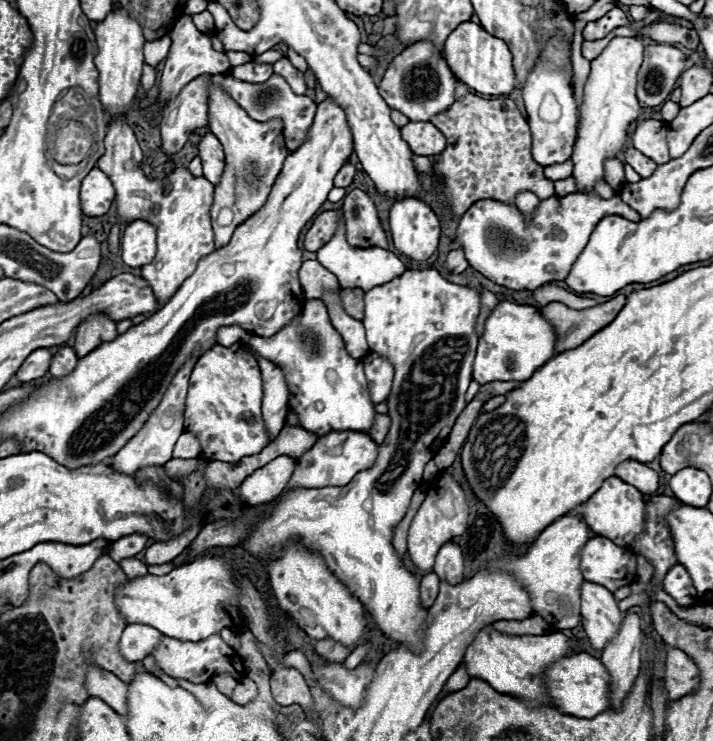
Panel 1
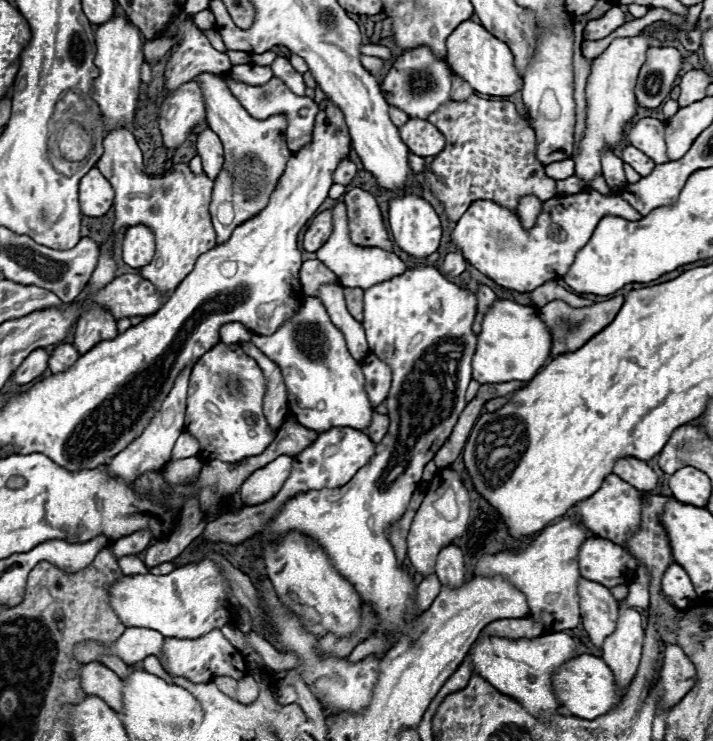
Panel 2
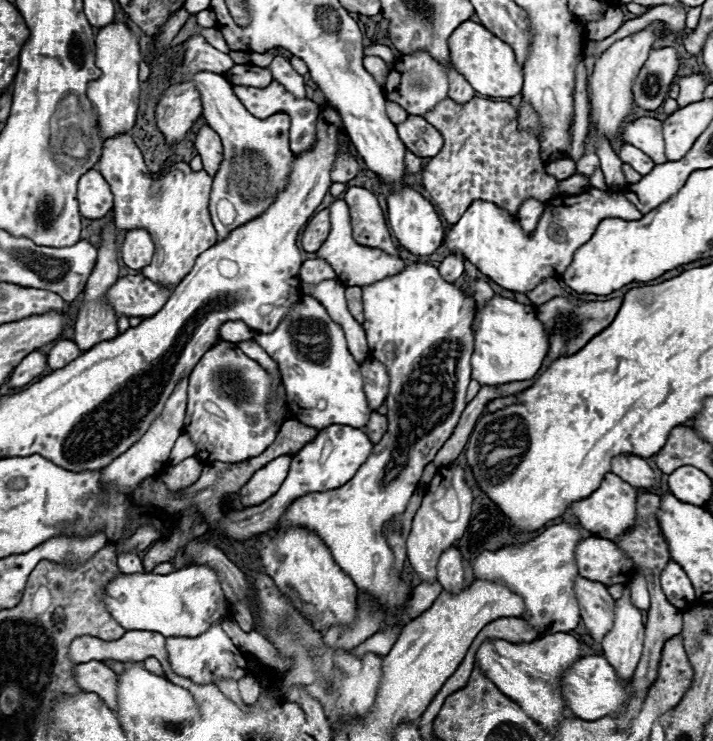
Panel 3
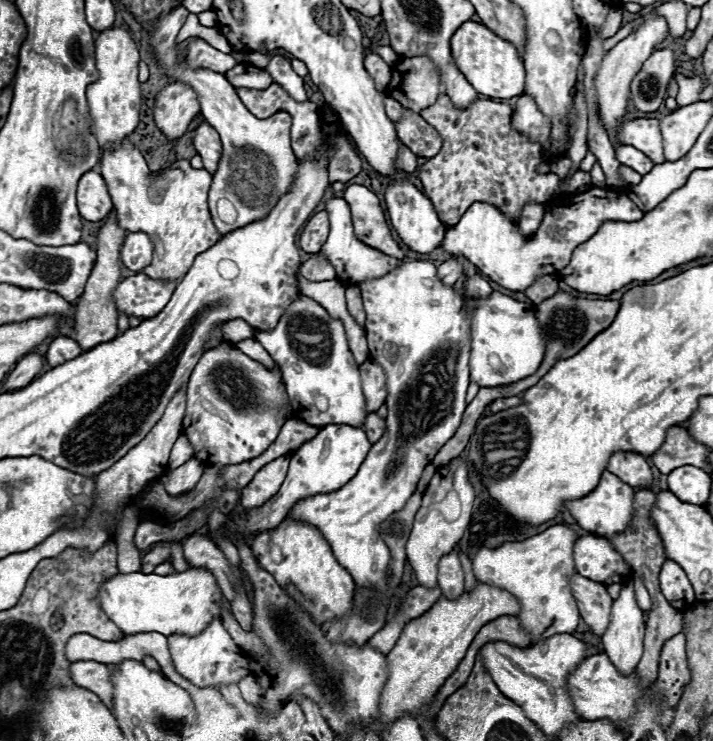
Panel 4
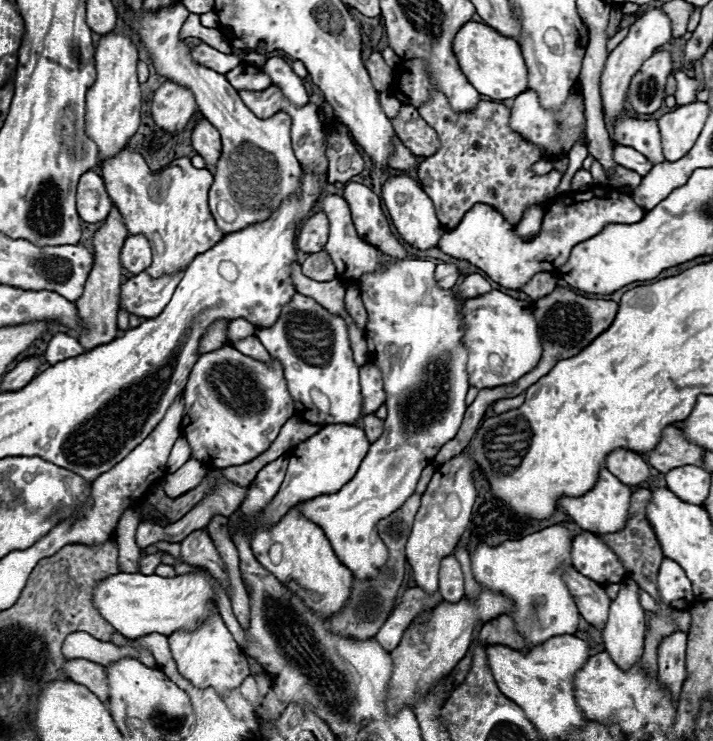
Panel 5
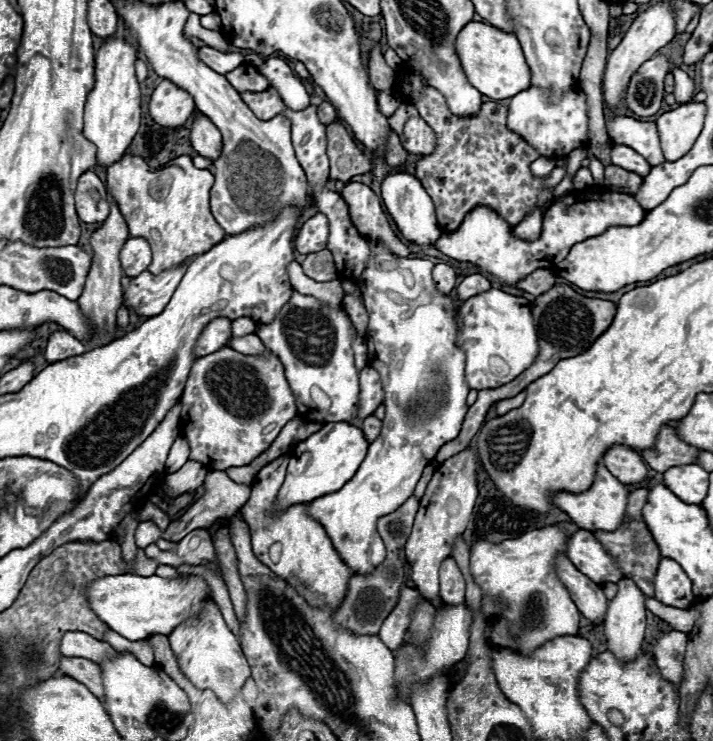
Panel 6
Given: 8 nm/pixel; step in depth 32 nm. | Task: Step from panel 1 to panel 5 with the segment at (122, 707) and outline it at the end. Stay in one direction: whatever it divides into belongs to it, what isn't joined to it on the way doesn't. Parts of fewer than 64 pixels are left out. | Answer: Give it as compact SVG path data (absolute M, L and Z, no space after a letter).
M74 658L74 660L66 660L62 670L66 672L68 678L76 680L78 684L84 684L90 692L94 692L104 704L108 702L108 686L106 686L104 666L90 662L90 660Z

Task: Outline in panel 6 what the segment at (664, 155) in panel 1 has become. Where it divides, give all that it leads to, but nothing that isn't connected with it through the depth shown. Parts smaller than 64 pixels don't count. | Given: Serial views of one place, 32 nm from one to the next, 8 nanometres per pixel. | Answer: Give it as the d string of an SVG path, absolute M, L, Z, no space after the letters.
M606 114L604 128L614 144L632 146L636 152L640 152L646 158L650 166L666 162L660 150L660 140L654 122L640 122L630 116Z

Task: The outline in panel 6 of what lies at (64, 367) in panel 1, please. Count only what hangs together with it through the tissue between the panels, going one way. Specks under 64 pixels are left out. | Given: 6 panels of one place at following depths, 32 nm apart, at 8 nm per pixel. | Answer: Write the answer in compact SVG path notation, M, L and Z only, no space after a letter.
M58 330L58 332L52 332L50 338L48 338L46 350L44 350L44 358L52 364L52 362L66 360L70 356L80 356L86 350L88 348L78 338L74 338L70 332Z

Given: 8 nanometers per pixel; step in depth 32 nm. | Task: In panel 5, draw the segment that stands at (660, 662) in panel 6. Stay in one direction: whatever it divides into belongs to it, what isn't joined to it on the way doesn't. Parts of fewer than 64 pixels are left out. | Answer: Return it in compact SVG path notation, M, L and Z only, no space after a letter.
M674 632L662 638L658 646L658 678L666 688L670 688L674 700L678 700L682 682L686 680L684 656L686 656L686 634L684 632Z

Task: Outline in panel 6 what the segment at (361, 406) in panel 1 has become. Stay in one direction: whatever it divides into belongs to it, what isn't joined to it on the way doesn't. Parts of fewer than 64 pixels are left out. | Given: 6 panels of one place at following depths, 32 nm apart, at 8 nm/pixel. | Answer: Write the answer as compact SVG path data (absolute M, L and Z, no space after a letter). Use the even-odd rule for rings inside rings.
M294 290L276 318L270 324L260 324L256 334L264 346L282 360L302 418L312 422L350 422L356 416L360 390L352 354L354 326L342 308L336 310L314 296ZM312 388L320 388L330 398L332 404L328 410L320 410L312 400Z

